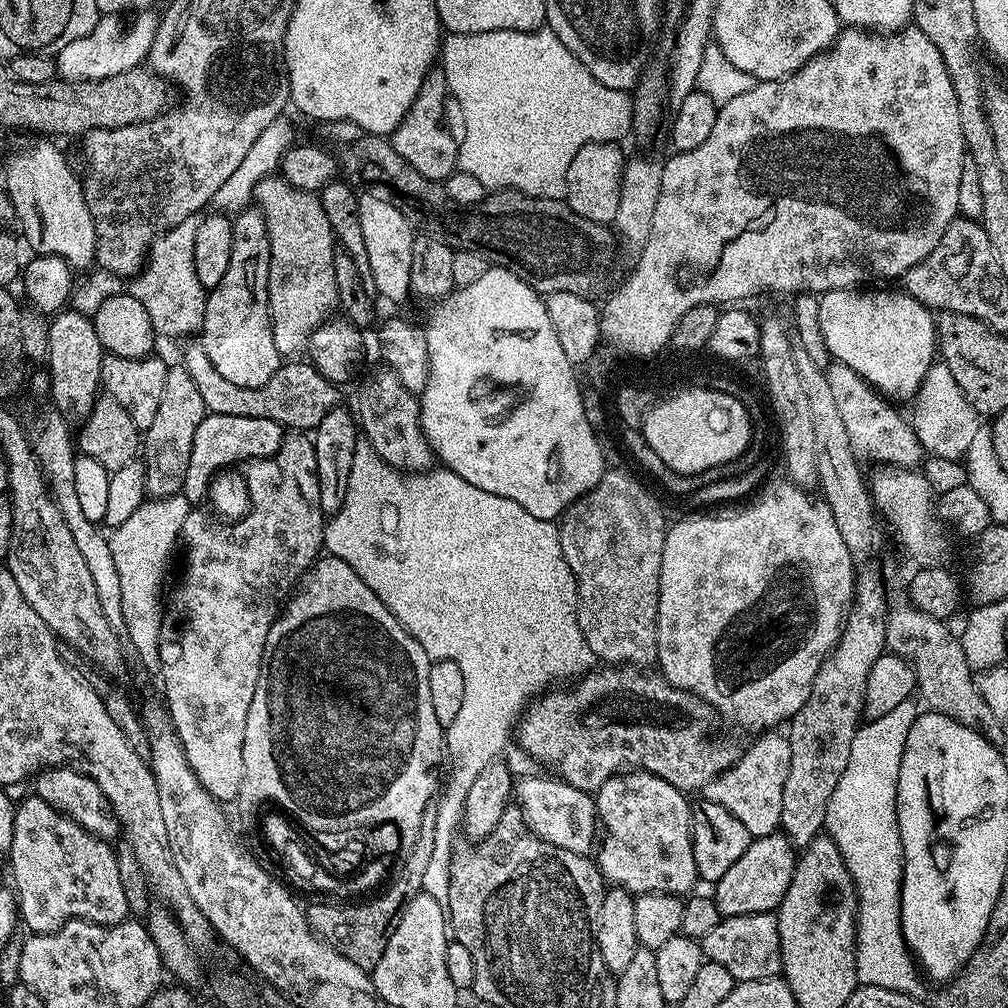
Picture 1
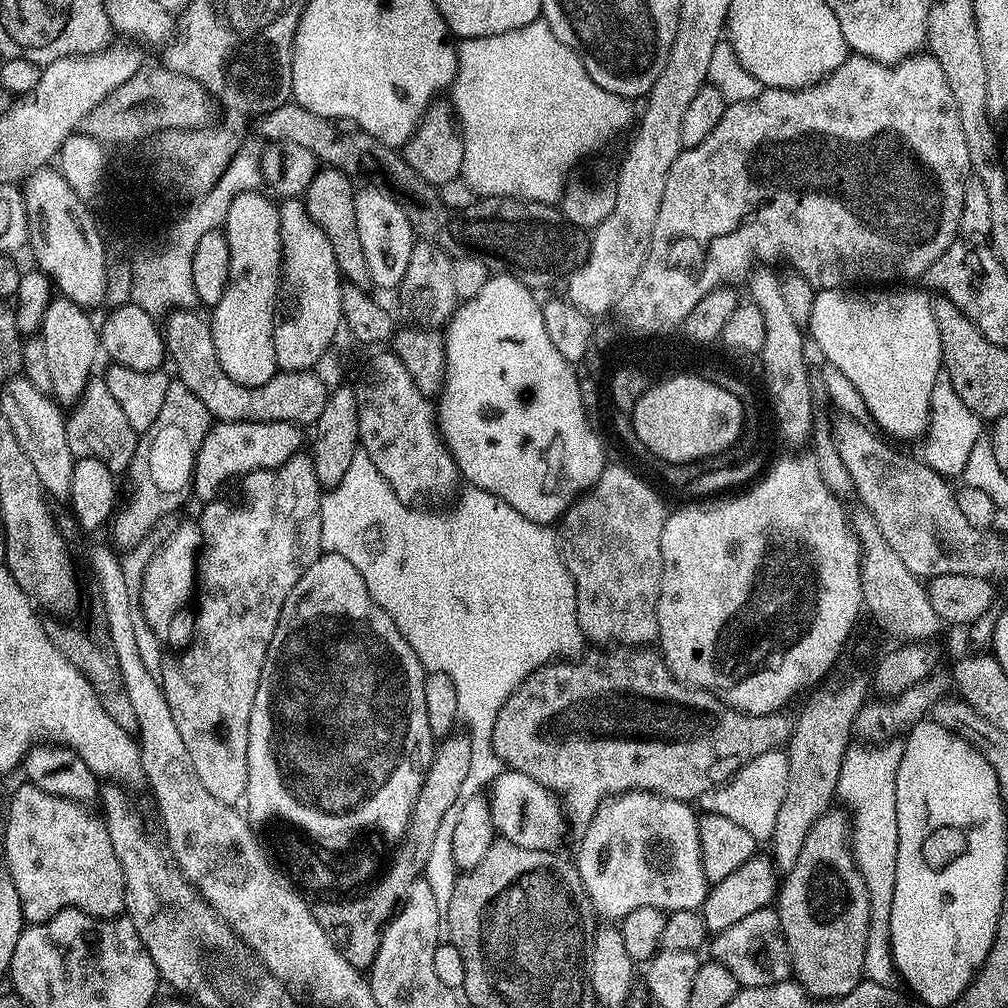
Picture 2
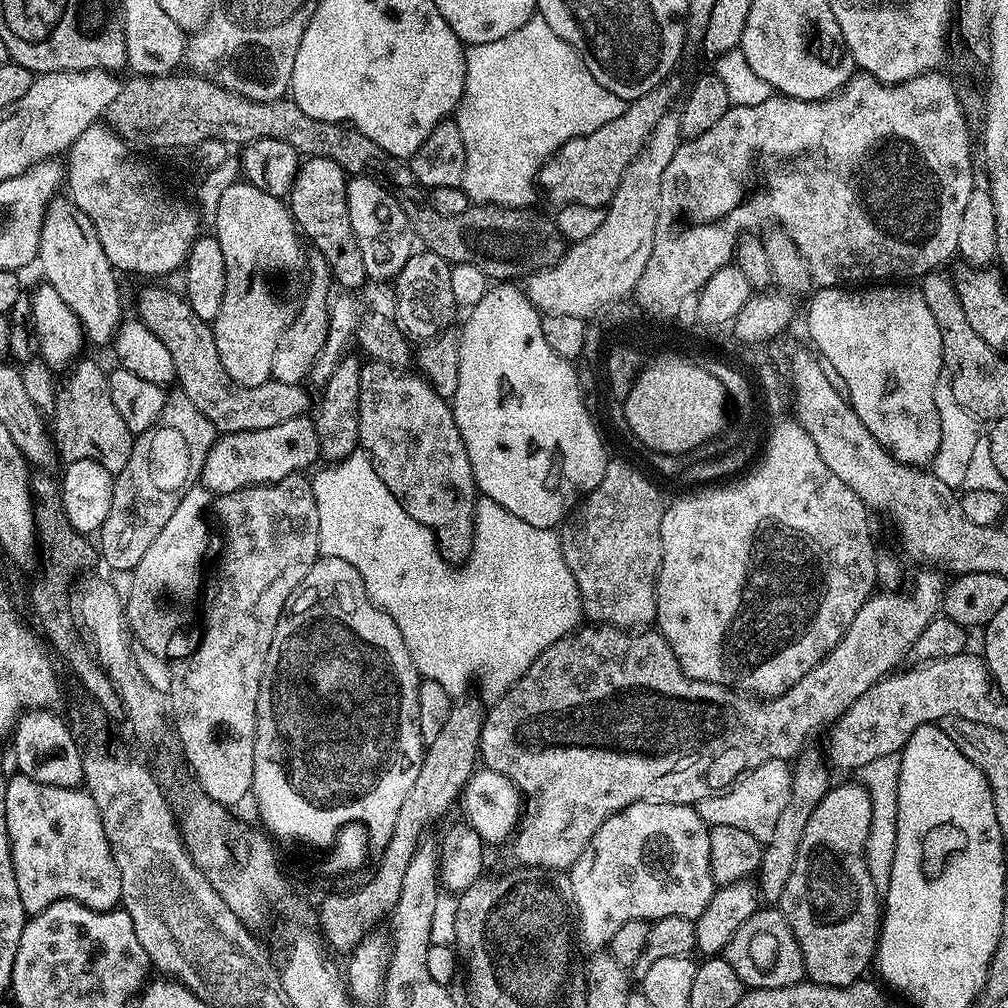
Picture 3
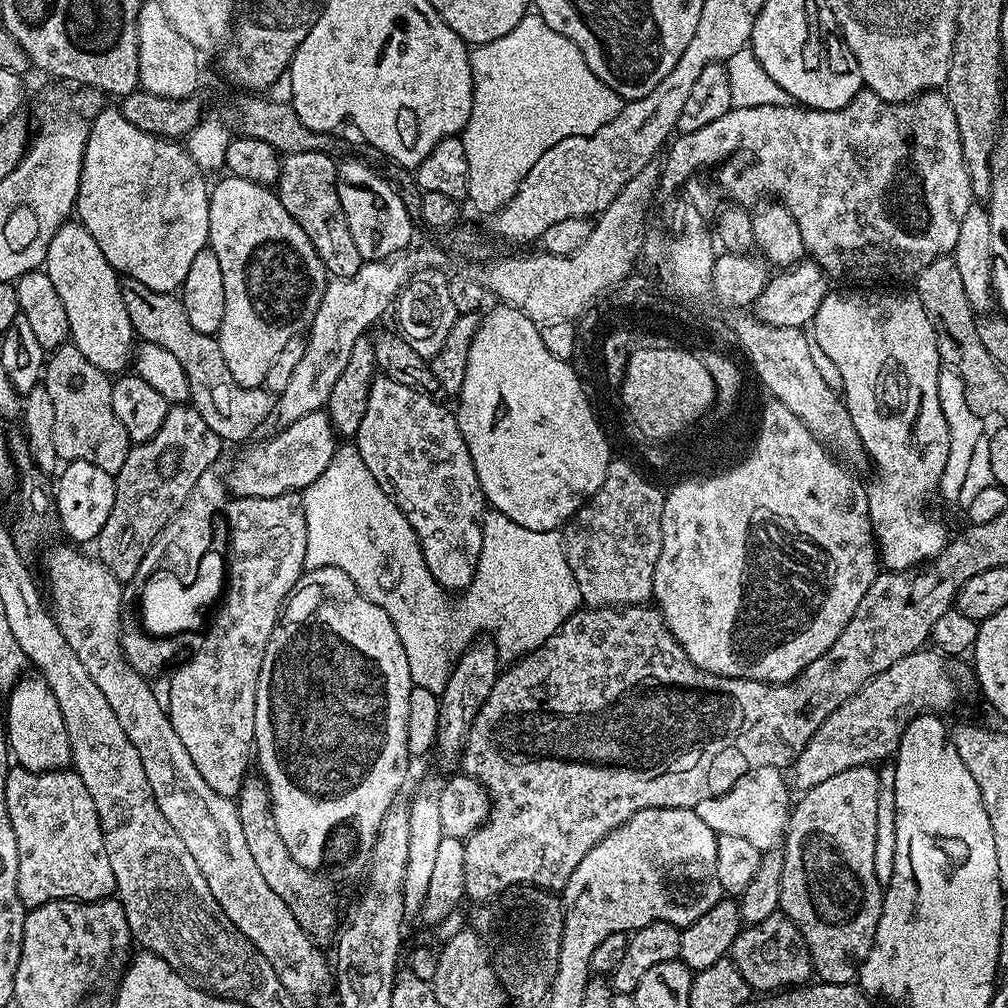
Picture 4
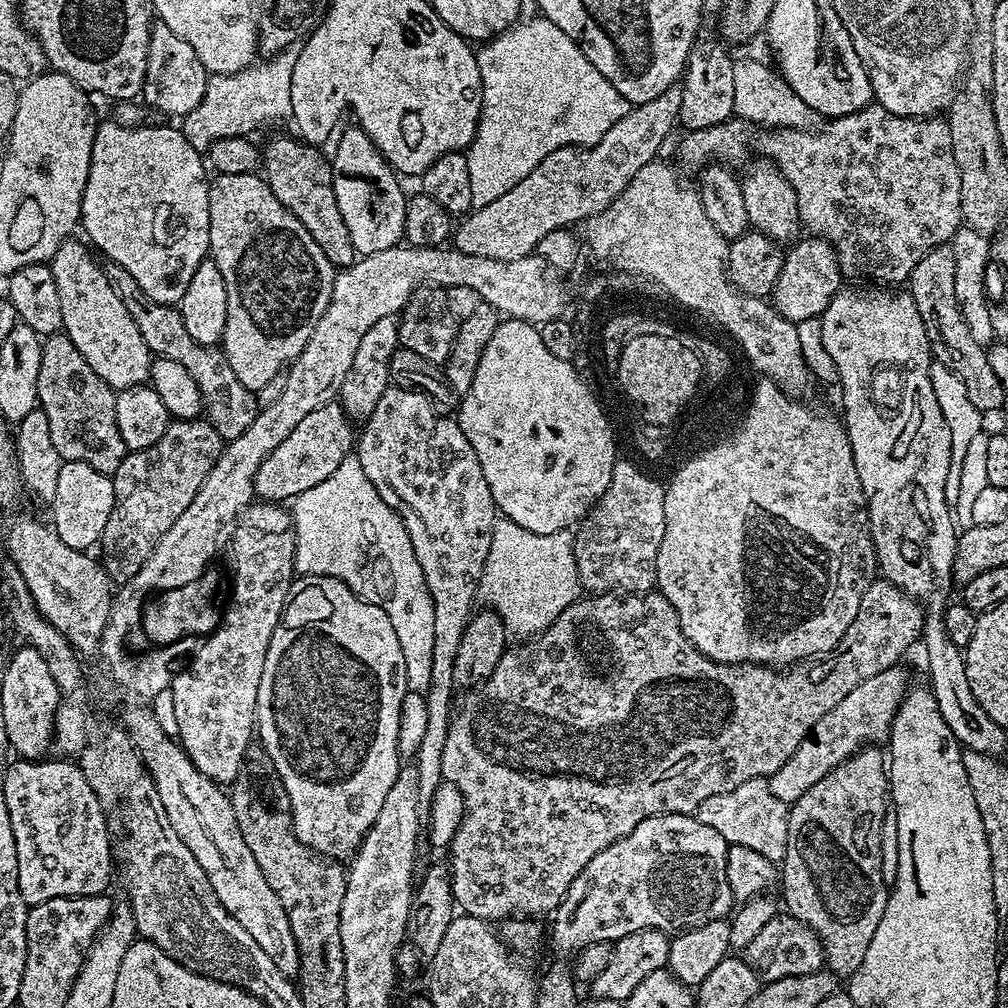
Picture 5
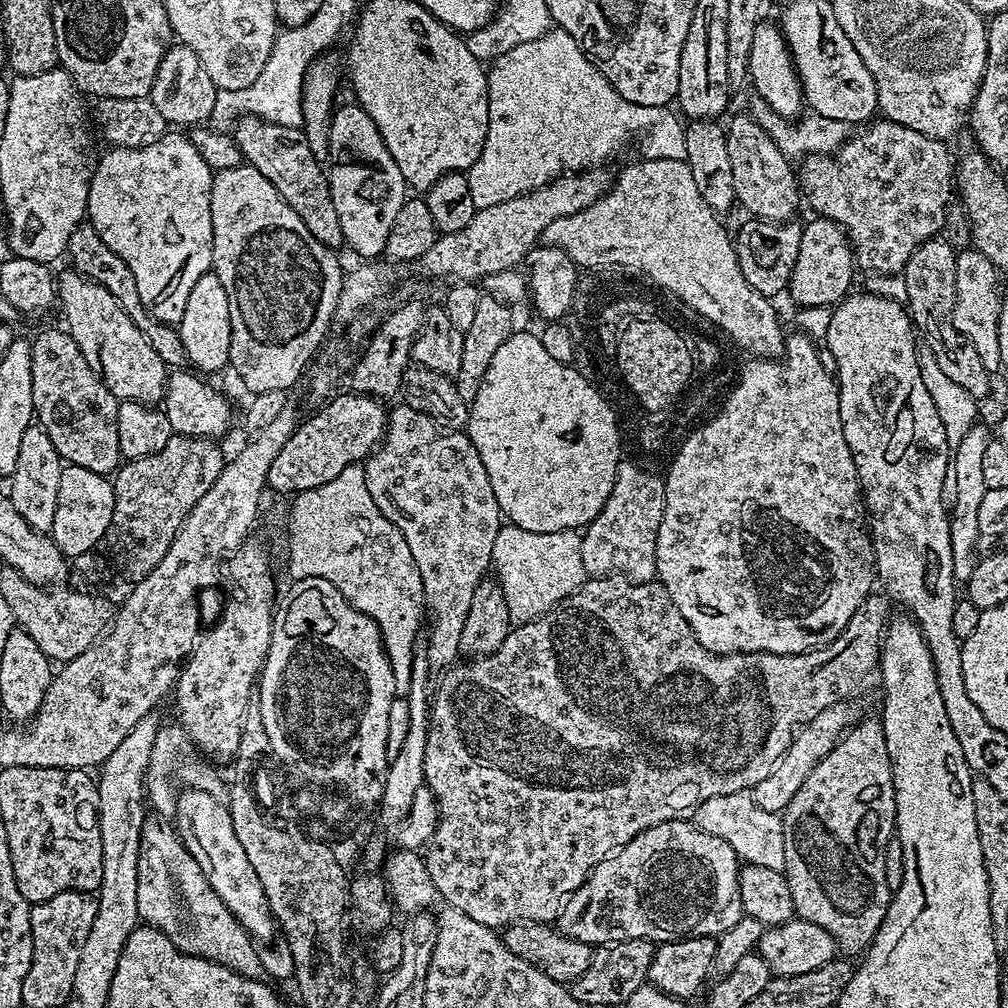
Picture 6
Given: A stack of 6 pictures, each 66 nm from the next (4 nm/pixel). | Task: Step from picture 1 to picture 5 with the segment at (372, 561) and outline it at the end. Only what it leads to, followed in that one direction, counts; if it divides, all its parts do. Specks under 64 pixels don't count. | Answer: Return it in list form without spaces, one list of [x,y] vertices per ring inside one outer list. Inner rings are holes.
[[[355,454],[342,458],[338,470],[334,470],[326,482],[310,486],[310,490],[291,501],[290,511],[296,531],[296,572],[300,576],[329,576],[340,580],[350,586],[353,596],[384,611],[390,626],[394,626],[394,636],[398,638],[406,658],[408,691],[427,692],[434,648],[434,606],[430,590],[426,586],[422,566],[418,566],[418,558],[414,558],[414,546],[410,542],[410,534],[406,534],[402,518],[398,518],[398,514],[382,502],[378,490],[374,490],[370,478],[366,478],[360,459]],[[497,519],[492,531],[490,554],[482,570],[479,595],[487,607],[502,618],[504,629],[512,638],[535,638],[566,610],[581,599],[578,566],[572,549],[573,533],[561,530],[554,534],[534,534],[522,530],[513,520]]]

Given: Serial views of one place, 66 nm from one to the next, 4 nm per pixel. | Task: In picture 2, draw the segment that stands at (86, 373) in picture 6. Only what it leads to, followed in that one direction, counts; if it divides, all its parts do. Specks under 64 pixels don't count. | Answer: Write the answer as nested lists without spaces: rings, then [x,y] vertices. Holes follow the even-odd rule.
[[[102,378],[89,380],[80,401],[71,405],[64,425],[66,442],[70,442],[70,450],[77,460],[98,458],[98,462],[105,464],[112,473],[127,473],[130,462],[134,458],[138,434],[134,426],[130,426],[122,406],[118,406],[118,401],[111,396]]]

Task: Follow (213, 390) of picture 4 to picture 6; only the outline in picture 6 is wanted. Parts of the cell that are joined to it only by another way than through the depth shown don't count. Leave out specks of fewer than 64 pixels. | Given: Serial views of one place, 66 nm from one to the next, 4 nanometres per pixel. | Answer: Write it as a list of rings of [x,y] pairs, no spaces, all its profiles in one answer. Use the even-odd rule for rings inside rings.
[[[87,222],[79,224],[70,238],[66,256],[67,259],[72,259],[71,267],[75,271],[106,286],[106,290],[110,290],[110,294],[114,294],[114,298],[120,303],[122,310],[126,310],[126,314],[136,323],[138,330],[144,332],[150,346],[154,346],[154,350],[162,357],[165,365],[180,366],[185,363],[184,346],[179,331],[173,325],[159,324],[157,320],[153,320],[149,316],[140,301],[138,282],[134,282],[134,274],[130,274],[130,266],[126,266],[126,262],[122,262],[122,258],[118,254],[114,254],[114,250],[110,250],[110,246],[106,246],[106,242],[102,242],[98,230],[94,230],[92,225]]]

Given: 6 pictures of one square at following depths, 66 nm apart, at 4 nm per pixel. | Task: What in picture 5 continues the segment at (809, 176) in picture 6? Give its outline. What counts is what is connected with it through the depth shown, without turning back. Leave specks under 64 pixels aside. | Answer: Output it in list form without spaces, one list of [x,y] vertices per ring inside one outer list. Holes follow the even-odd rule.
[[[871,103],[866,105],[862,110],[858,110],[854,114],[846,114],[845,116],[837,116],[835,118],[829,119],[828,124],[825,126],[821,132],[804,132],[808,130],[801,130],[800,128],[781,128],[779,130],[764,130],[761,131],[761,136],[756,140],[756,148],[761,157],[767,158],[775,164],[776,169],[781,172],[781,174],[786,178],[786,182],[790,182],[790,186],[794,186],[794,194],[798,198],[798,214],[800,215],[801,225],[811,235],[819,236],[820,239],[826,241],[826,243],[832,245],[832,249],[836,252],[836,257],[840,263],[841,273],[845,277],[848,276],[865,276],[865,281],[868,282],[879,282],[884,286],[900,286],[907,281],[908,277],[911,276],[914,266],[918,266],[918,262],[922,262],[922,258],[930,250],[934,250],[938,246],[943,244],[948,244],[951,241],[952,236],[956,233],[959,228],[962,227],[962,217],[960,215],[960,203],[962,202],[962,178],[958,174],[958,166],[954,162],[954,150],[952,149],[952,143],[950,142],[950,126],[948,125],[947,119],[944,118],[913,118],[911,116],[899,116],[898,114],[890,114],[890,110],[886,110],[882,105],[878,103]]]

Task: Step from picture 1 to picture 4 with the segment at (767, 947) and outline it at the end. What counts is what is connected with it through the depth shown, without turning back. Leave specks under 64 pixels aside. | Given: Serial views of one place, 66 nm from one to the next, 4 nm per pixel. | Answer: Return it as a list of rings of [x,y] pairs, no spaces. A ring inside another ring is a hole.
[[[777,914],[757,924],[741,927],[734,938],[730,959],[738,966],[738,974],[746,978],[749,989],[756,988],[763,994],[804,986],[813,979],[812,959],[806,946],[806,938],[794,926],[789,916]]]

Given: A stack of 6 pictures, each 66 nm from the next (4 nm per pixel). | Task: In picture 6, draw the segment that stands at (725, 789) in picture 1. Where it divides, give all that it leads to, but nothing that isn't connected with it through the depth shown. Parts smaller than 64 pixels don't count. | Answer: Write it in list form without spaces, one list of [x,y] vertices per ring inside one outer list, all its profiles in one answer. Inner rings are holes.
[[[751,791],[718,794],[718,798],[706,798],[706,802],[696,808],[694,822],[702,830],[706,830],[706,834],[714,834],[714,838],[730,842],[734,854],[744,864],[766,866],[769,870],[783,872],[786,866],[784,821],[777,813],[762,810]]]

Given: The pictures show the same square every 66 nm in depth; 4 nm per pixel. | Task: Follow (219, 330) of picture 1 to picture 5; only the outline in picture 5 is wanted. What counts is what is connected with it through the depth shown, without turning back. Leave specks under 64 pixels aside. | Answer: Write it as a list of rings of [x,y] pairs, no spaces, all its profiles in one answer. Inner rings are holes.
[[[254,172],[250,174],[219,174],[215,179],[216,181],[214,179],[211,181],[208,189],[208,197],[210,198],[208,251],[210,259],[216,263],[218,270],[222,270],[222,279],[226,282],[226,330],[222,341],[222,351],[224,357],[230,362],[230,370],[234,370],[234,374],[238,374],[238,382],[242,382],[242,386],[246,386],[251,392],[259,393],[260,388],[266,386],[266,382],[270,382],[270,378],[281,375],[292,361],[297,360],[302,354],[306,342],[310,342],[310,334],[314,334],[314,326],[318,326],[318,318],[322,318],[322,314],[326,314],[326,306],[330,302],[330,294],[334,290],[337,269],[333,268],[330,258],[326,258],[326,254],[322,254],[318,242],[314,242],[314,238],[310,238],[306,226],[302,226],[302,222],[298,222],[298,218],[294,218],[294,214],[290,214],[290,210],[286,206],[282,206],[282,202],[278,202],[278,198],[274,198],[268,181],[264,179],[263,175]]]

